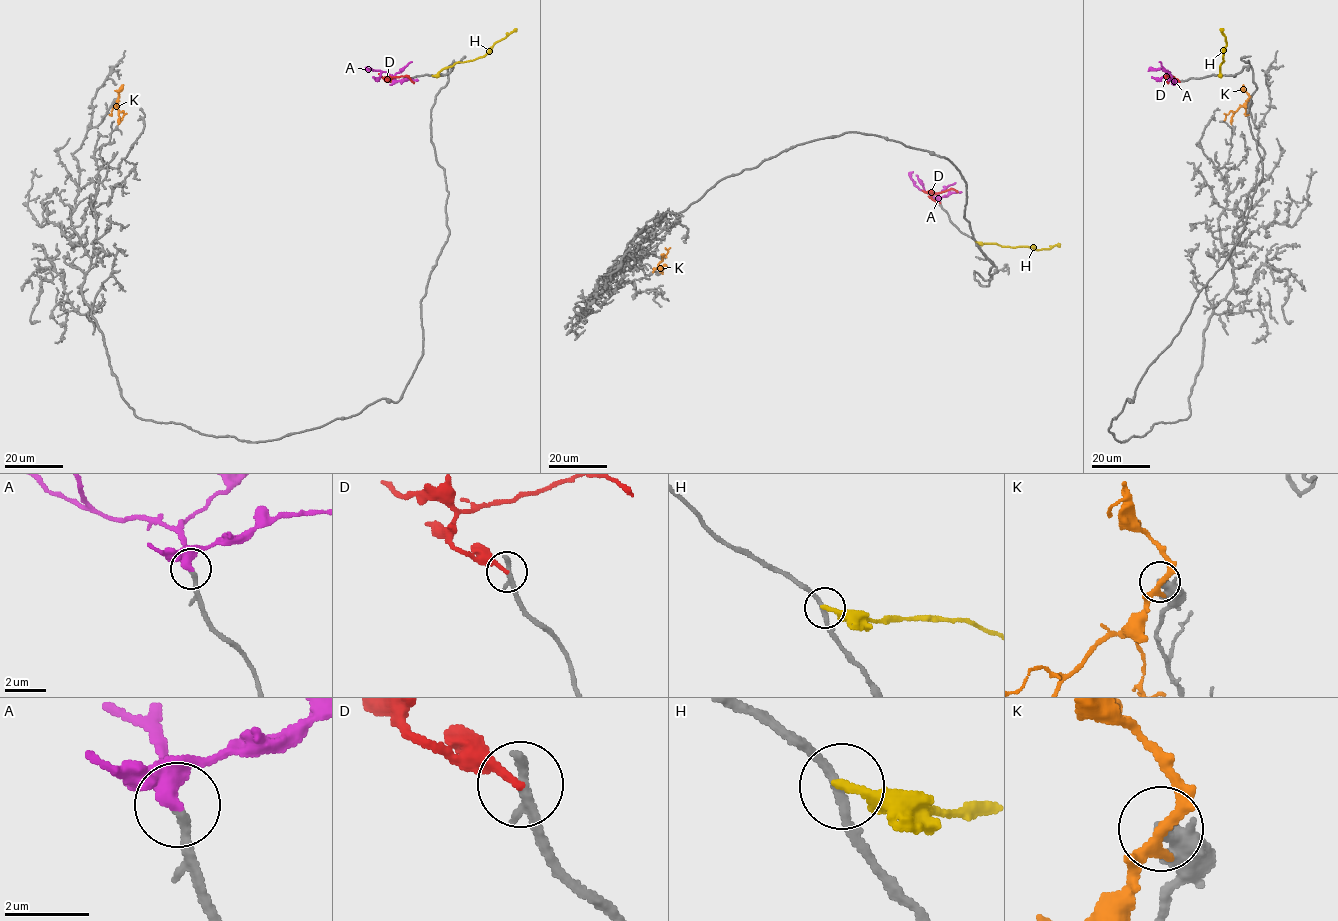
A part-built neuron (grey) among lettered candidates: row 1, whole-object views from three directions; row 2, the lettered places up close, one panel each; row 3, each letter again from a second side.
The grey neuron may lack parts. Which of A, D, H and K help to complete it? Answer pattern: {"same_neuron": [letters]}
{"same_neuron": ["A"]}

